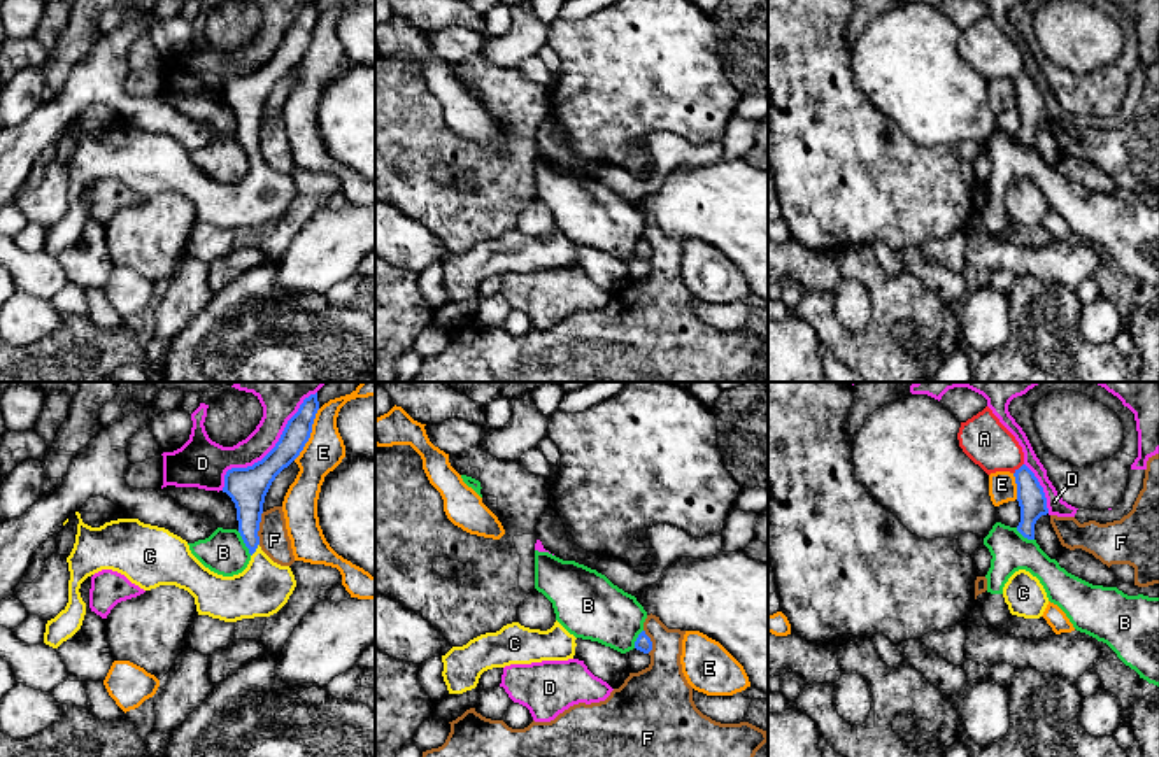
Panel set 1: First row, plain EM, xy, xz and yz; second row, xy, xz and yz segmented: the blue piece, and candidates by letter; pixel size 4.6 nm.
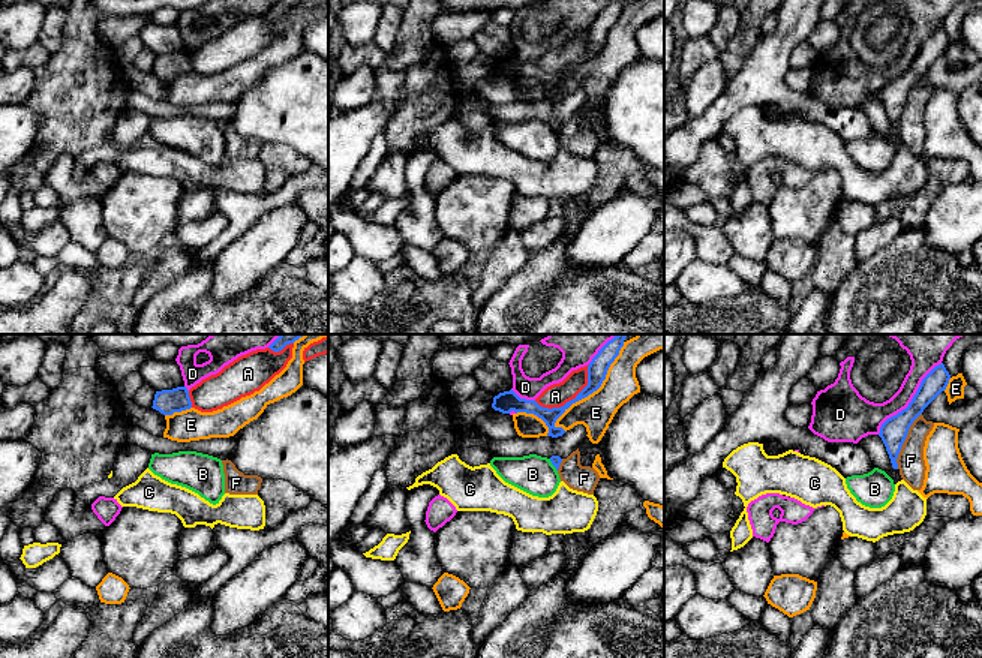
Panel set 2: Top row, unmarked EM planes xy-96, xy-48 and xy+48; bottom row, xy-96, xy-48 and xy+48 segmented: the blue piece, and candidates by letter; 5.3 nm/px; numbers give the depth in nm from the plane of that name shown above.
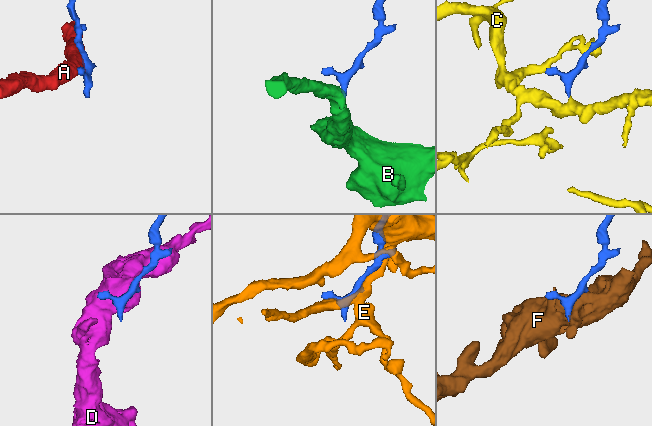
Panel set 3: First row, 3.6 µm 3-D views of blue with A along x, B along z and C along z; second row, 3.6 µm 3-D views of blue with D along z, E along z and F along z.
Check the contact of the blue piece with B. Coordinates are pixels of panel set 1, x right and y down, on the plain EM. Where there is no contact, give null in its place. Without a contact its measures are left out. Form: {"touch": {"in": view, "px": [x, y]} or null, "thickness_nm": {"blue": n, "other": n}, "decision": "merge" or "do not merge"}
{"touch": {"in": "xy", "px": [244, 149]}, "thickness_nm": {"blue": 180, "other": 200}, "decision": "do not merge"}

